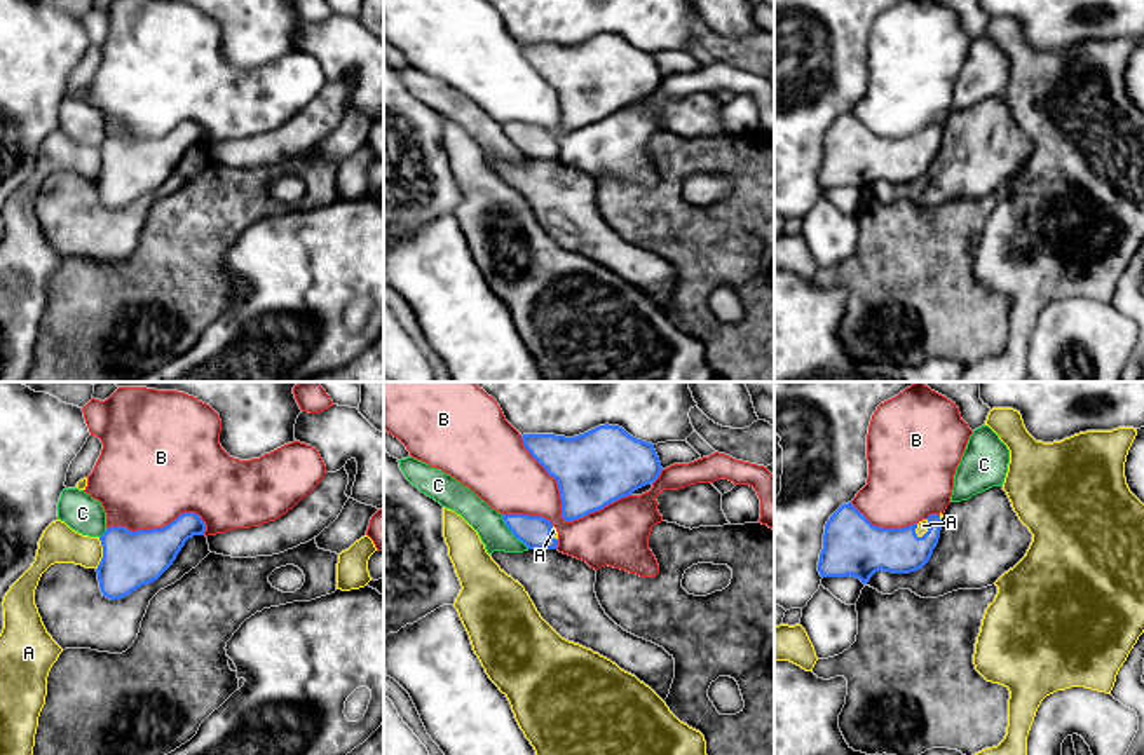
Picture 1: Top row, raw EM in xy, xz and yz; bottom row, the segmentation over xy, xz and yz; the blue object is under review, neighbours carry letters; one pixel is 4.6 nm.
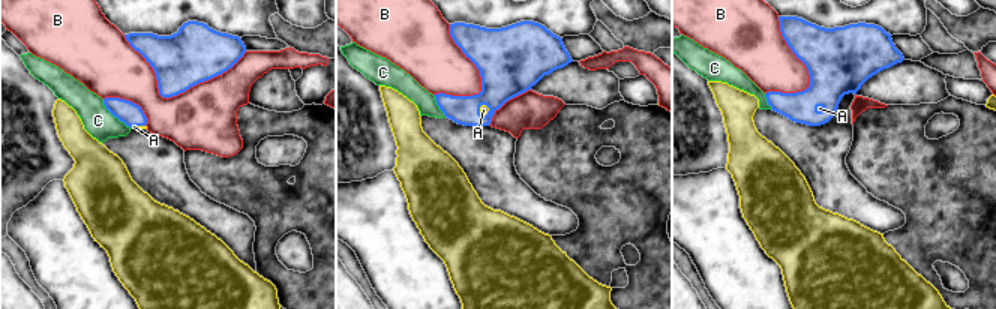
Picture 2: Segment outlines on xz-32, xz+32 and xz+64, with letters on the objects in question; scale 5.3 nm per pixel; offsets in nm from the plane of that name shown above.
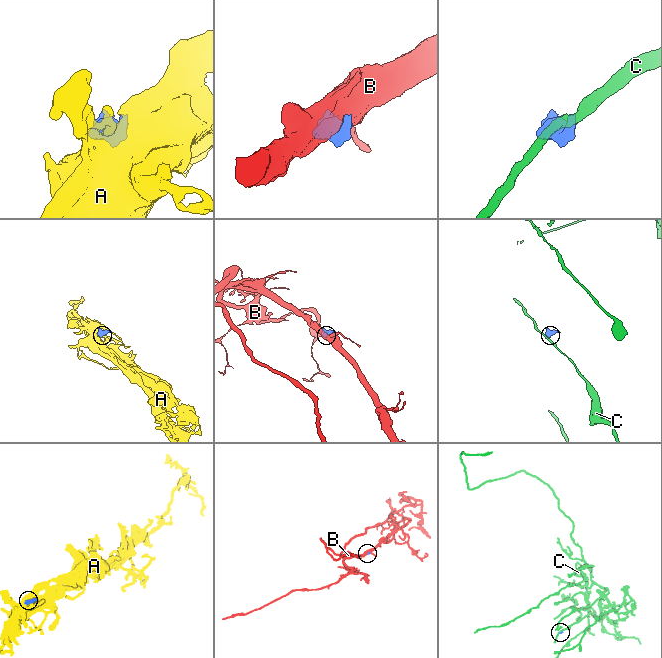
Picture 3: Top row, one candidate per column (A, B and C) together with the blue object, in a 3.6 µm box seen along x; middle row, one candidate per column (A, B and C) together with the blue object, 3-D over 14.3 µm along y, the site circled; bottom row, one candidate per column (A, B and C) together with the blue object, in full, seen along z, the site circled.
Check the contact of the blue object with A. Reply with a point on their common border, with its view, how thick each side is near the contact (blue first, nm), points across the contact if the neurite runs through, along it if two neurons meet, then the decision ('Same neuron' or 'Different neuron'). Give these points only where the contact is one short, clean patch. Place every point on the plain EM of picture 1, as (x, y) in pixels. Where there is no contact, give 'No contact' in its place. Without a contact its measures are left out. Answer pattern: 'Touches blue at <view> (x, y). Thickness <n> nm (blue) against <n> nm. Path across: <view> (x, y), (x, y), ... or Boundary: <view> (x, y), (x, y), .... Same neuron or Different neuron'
Touches blue at xy (103, 163). Thickness 260 nm (blue) against 180 nm. Same neuron

